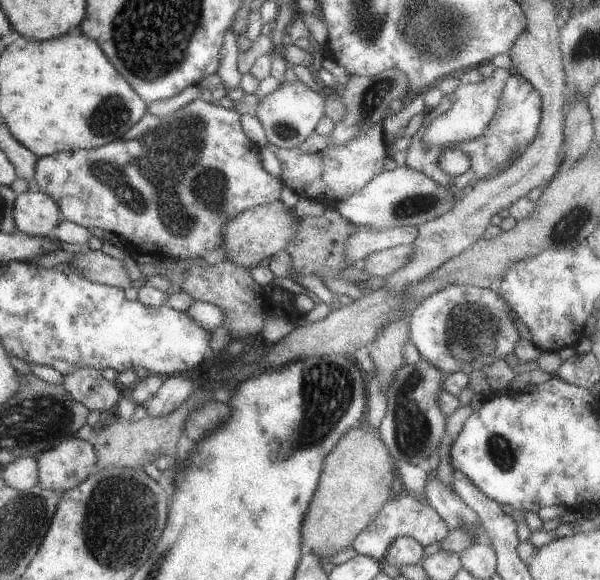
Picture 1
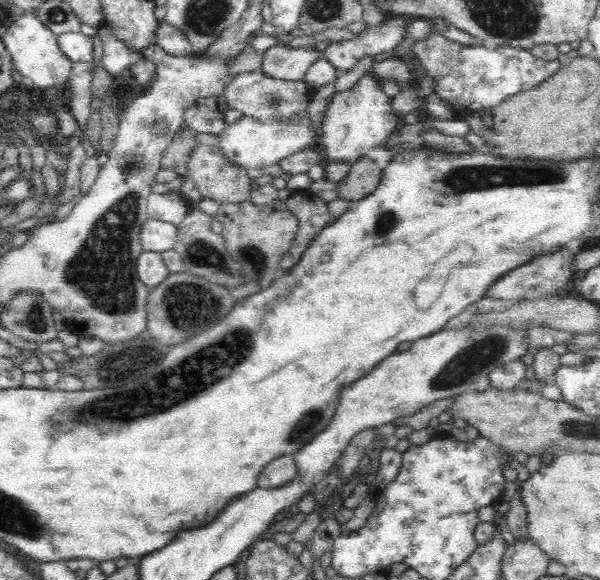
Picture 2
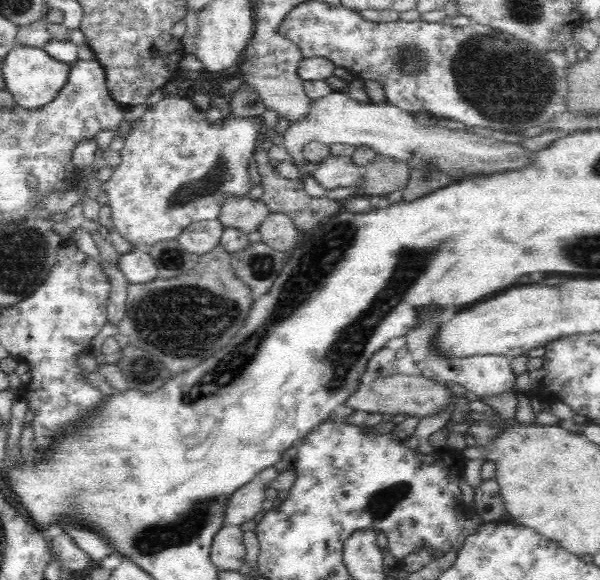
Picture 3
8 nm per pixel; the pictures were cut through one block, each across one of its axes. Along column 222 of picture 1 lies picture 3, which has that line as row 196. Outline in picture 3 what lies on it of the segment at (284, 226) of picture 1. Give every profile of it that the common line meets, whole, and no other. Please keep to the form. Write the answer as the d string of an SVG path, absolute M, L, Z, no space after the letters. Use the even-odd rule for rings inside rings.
M244 195L225 198L217 219L225 228L238 229L249 234L258 230L259 224L270 213L268 205L260 199L254 200Z

